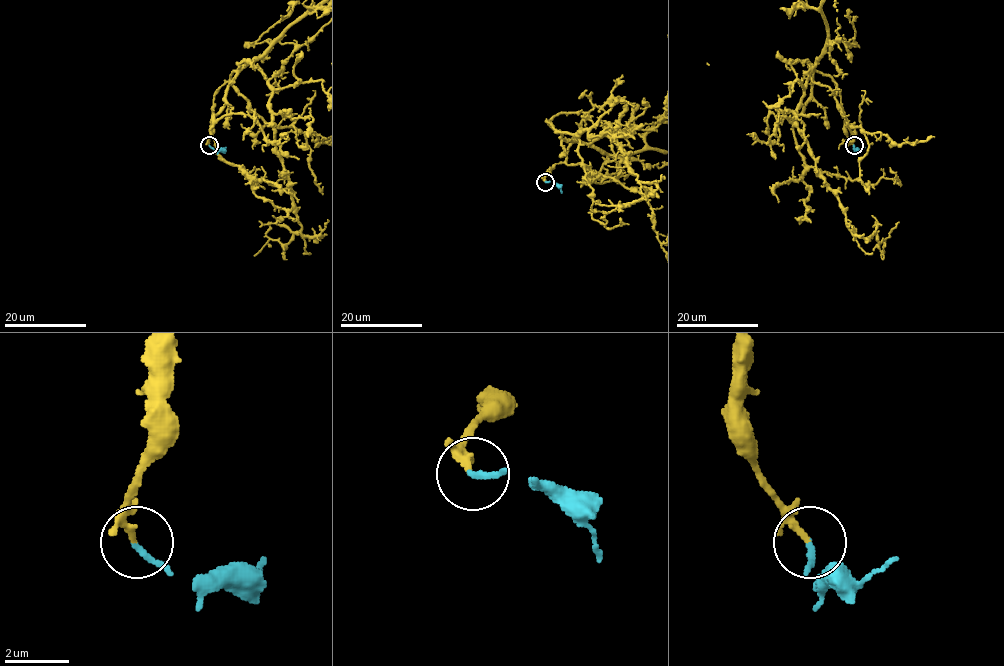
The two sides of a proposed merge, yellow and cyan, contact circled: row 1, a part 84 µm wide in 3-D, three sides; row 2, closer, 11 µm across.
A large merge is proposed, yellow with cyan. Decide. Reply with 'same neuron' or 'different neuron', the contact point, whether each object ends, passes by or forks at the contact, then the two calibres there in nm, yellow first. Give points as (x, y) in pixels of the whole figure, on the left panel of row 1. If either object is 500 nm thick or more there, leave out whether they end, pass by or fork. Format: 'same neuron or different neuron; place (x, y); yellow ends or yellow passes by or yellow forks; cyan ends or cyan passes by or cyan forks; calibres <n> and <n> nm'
same neuron; place (209, 145); yellow ends; cyan ends; calibres 200 and 190 nm

